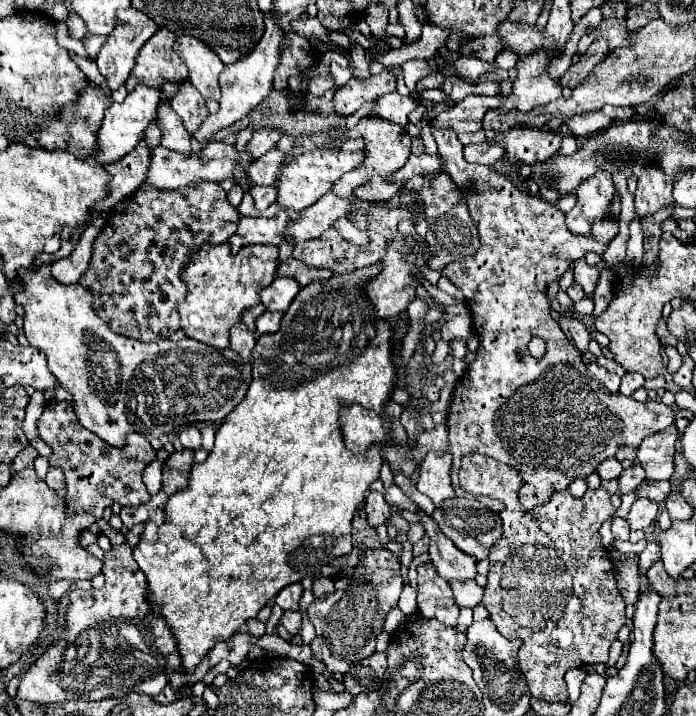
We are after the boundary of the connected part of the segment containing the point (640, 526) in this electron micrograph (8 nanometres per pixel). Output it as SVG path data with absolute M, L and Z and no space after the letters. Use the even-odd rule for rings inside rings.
M637 498L631 506L631 512L625 516L631 530L645 530L649 524L655 522L659 506L647 498Z

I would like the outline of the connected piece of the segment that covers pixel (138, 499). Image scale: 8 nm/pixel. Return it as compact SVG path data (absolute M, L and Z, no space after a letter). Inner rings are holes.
M49 402L37 420L37 430L53 450L49 456L49 466L65 472L65 502L71 510L87 512L99 518L103 508L111 506L113 502L119 502L121 506L139 506L151 500L141 474L145 466L155 460L155 450L141 434L129 434L129 444L123 450L113 448L77 424L77 416L73 416L73 408L67 402Z

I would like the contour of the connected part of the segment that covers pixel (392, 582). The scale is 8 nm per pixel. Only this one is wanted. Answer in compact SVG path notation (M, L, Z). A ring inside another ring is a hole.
M387 548L365 550L353 574L349 576L349 586L345 590L335 590L325 598L317 598L309 606L307 616L317 630L317 636L311 642L313 656L323 660L329 672L345 674L351 664L375 652L375 638L383 630L385 616L397 606L403 590L399 566L399 556Z

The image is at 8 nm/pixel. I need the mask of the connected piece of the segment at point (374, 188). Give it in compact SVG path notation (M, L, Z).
M373 176L373 180L367 180L365 184L355 188L355 196L361 200L391 200L397 196L403 184L391 184L381 176Z

